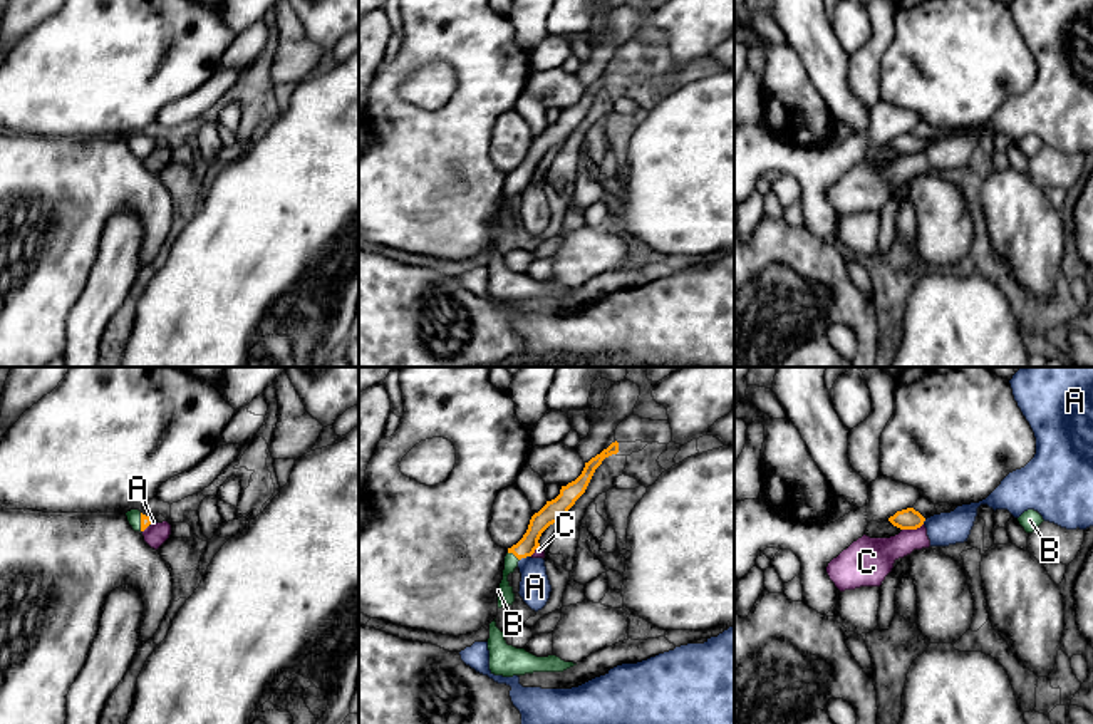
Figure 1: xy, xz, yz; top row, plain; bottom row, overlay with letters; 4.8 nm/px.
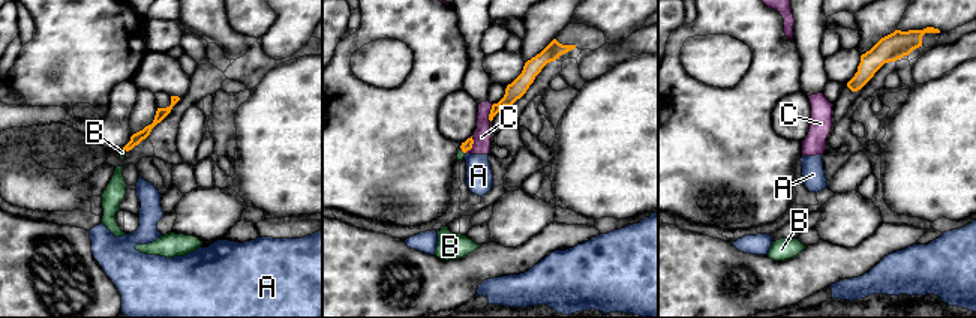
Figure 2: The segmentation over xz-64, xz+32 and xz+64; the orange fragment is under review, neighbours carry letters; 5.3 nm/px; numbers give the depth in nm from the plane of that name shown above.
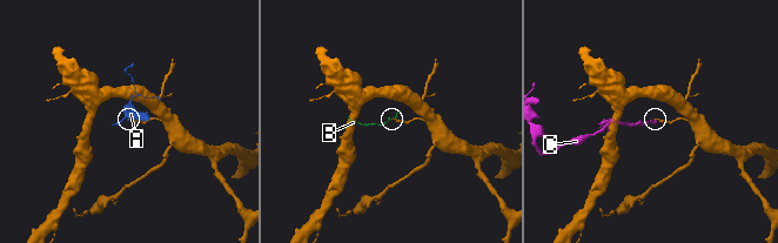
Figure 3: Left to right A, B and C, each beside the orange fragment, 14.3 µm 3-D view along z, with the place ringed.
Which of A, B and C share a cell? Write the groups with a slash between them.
A C / B

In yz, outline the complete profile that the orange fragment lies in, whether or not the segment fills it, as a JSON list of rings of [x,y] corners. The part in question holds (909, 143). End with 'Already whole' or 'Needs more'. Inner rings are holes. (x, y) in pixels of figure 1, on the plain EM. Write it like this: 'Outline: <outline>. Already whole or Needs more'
Outline: [[[914,132],[897,136],[888,146],[900,154],[917,154],[924,149],[925,142]]]. Already whole

